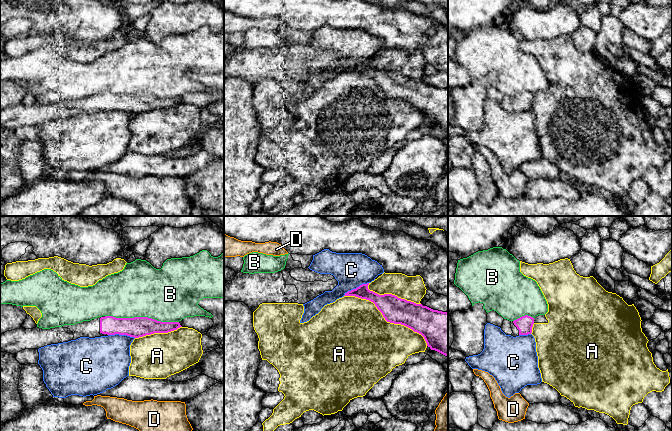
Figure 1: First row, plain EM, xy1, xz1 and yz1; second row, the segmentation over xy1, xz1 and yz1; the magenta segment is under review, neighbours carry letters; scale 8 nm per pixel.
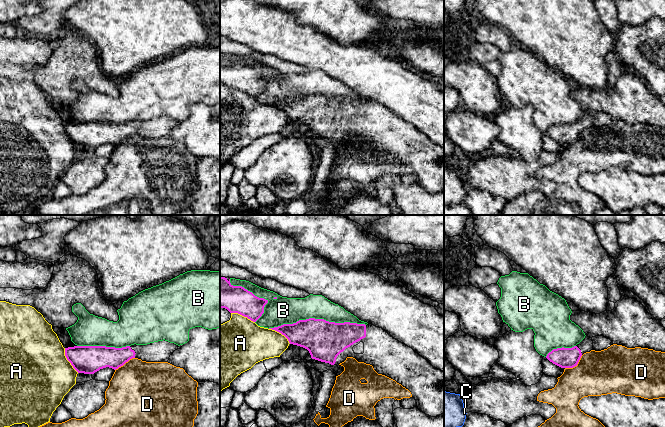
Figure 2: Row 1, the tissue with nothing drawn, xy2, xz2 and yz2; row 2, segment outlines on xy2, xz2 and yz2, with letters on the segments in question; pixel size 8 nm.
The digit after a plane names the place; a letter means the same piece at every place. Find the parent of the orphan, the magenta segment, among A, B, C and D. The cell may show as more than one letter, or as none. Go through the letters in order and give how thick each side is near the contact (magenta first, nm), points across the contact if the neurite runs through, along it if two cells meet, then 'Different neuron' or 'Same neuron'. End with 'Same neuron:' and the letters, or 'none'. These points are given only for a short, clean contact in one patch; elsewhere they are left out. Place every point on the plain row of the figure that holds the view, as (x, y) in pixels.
A: Thickness 220 nm (magenta) against 500 nm. Different neuron
B: Thickness 320 nm (magenta) against 200 nm. Different neuron
C: Thickness 170 nm (magenta) against 400 nm. Boundary: xy1 (108, 110), (126, 110), (134, 114). Different neuron
D: Thickness 160 nm (magenta) against 360 nm. Boundary: yz2 (582, 131), (574, 142), (565, 144). Different neuron
Same neuron: none

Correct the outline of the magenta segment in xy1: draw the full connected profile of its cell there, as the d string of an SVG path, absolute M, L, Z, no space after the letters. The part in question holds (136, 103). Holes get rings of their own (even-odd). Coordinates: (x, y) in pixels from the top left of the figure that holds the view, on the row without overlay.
M102 92L75 101L64 101L50 105L37 102L33 105L20 103L0 110L0 128L16 131L25 125L76 116L80 113L127 111L134 114L154 109L168 109L182 103L179 98L161 98L148 93L116 94Z

